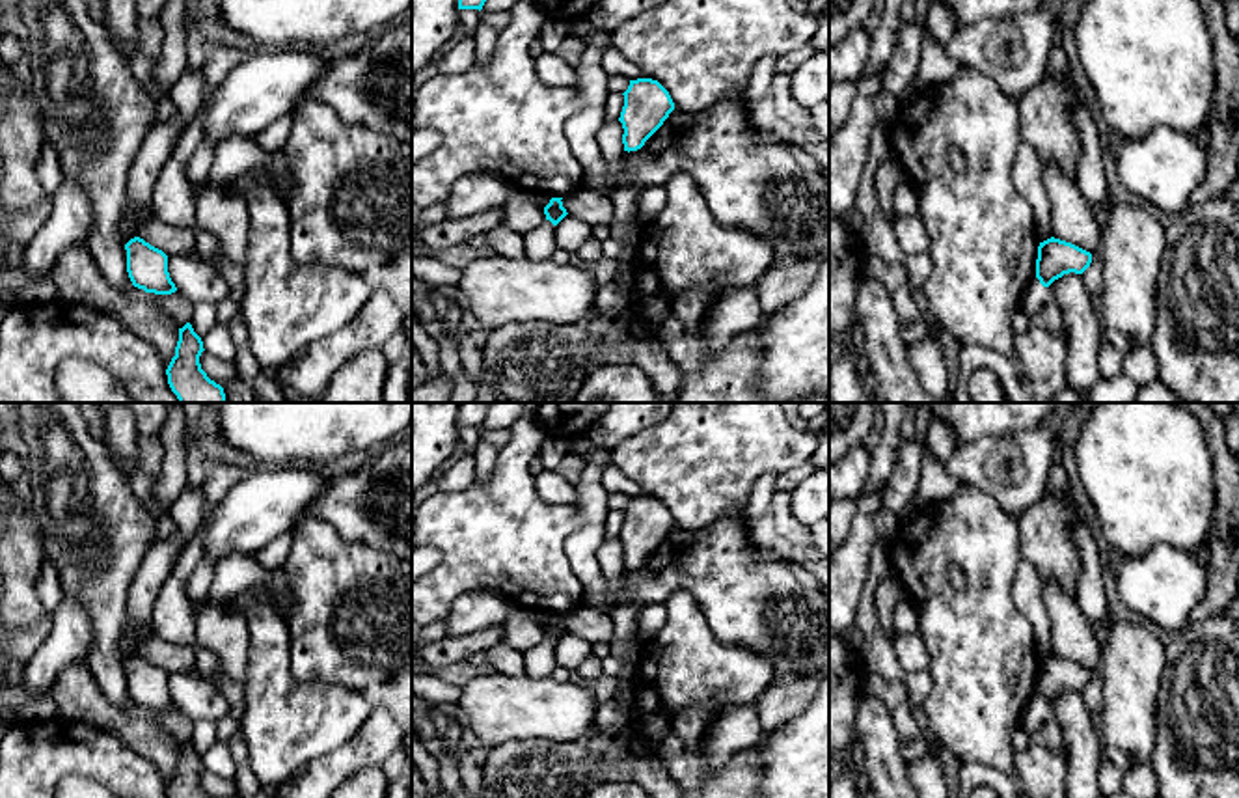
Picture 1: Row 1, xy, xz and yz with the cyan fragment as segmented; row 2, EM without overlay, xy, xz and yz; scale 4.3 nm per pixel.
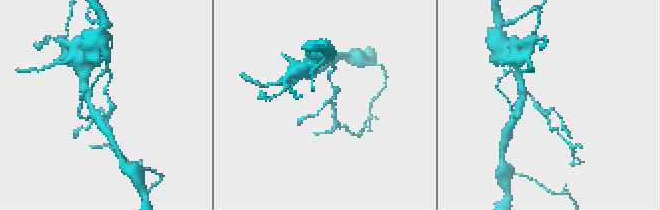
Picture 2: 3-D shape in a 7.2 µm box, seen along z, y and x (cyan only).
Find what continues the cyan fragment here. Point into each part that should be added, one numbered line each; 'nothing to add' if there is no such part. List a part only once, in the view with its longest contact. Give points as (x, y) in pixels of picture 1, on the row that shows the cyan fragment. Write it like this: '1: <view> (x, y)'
nothing to add

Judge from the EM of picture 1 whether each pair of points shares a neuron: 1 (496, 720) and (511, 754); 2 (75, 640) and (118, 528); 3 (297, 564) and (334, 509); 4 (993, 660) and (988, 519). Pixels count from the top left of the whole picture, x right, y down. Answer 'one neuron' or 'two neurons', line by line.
1: two neurons
2: two neurons
3: two neurons
4: one neuron

